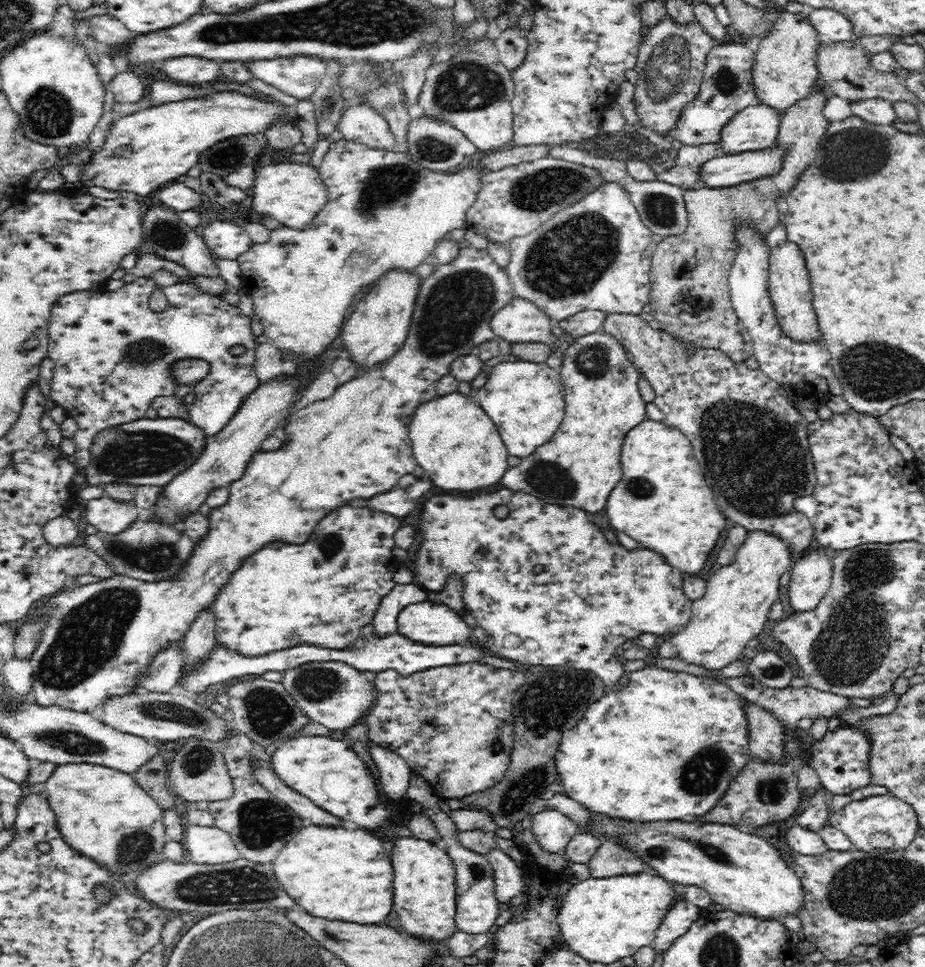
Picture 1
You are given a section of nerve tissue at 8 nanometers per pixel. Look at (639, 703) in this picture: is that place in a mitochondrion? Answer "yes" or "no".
no

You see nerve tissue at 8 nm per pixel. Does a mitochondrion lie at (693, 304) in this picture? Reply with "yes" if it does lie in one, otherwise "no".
yes

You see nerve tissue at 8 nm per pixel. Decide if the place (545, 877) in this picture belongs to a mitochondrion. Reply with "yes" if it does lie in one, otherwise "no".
no

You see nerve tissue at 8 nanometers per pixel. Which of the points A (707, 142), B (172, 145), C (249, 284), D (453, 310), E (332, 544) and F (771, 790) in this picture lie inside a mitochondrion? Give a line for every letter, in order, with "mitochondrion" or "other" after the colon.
A: other
B: other
C: other
D: mitochondrion
E: mitochondrion
F: mitochondrion

